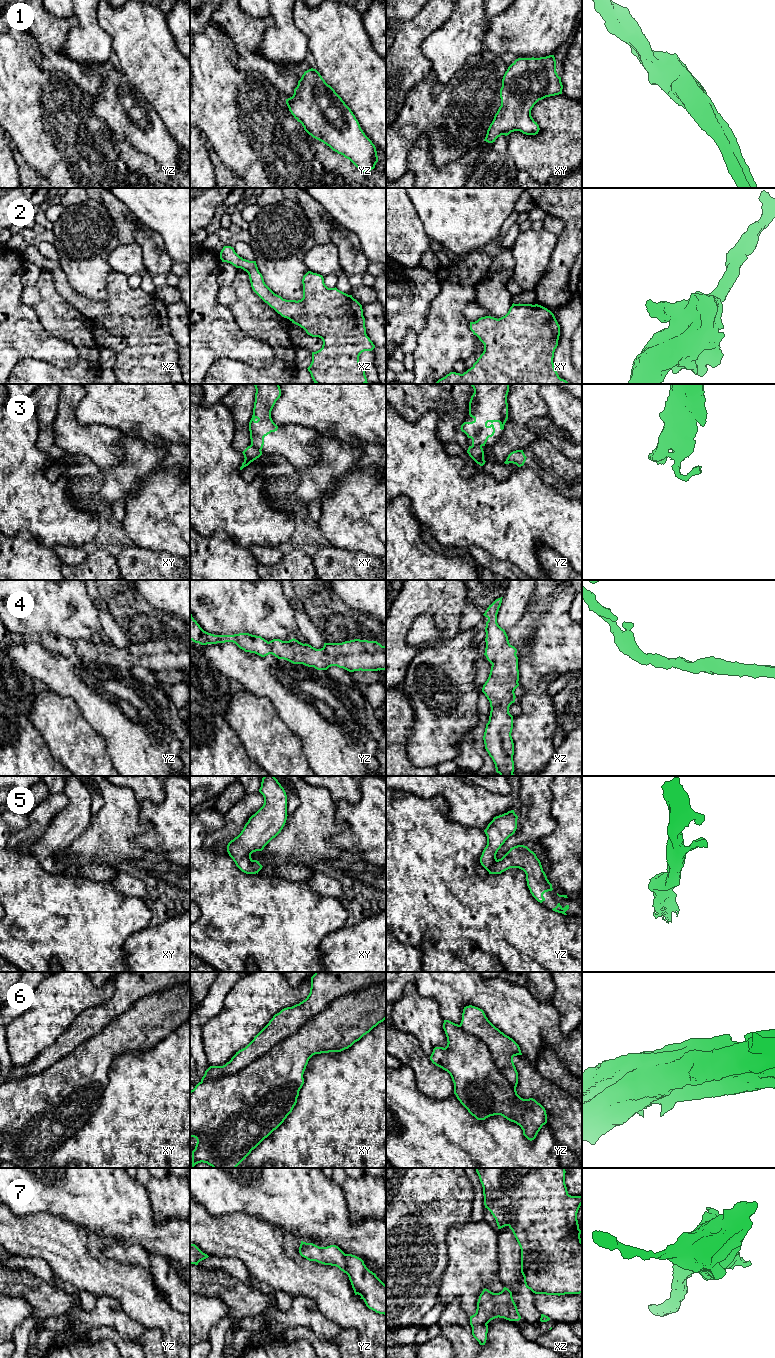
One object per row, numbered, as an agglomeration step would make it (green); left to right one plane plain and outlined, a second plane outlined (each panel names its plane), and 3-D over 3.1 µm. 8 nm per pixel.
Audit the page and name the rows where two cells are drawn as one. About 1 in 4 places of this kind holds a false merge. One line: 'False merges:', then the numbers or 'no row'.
False merges: 3, 6

